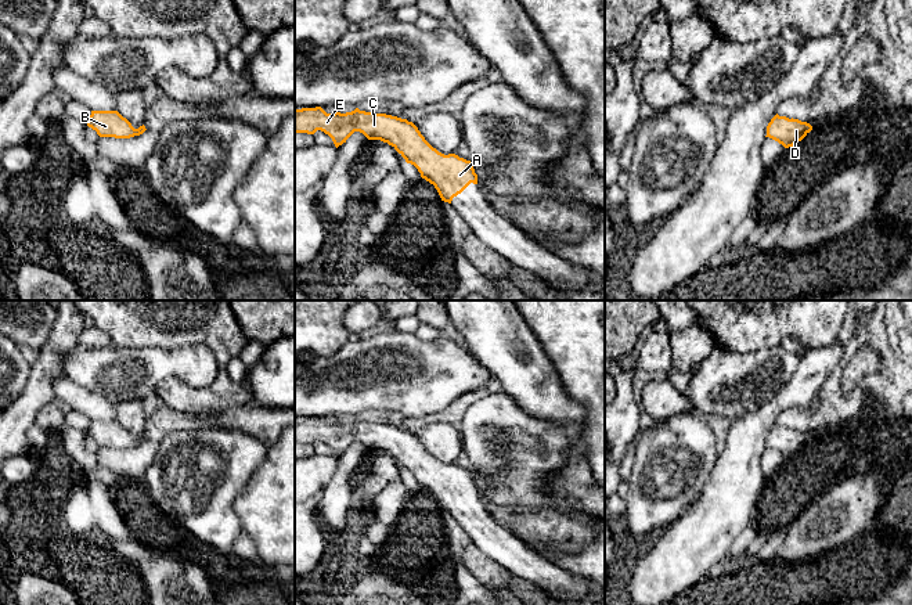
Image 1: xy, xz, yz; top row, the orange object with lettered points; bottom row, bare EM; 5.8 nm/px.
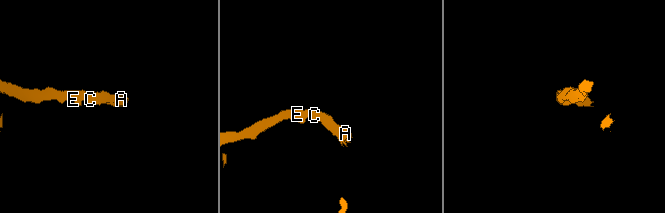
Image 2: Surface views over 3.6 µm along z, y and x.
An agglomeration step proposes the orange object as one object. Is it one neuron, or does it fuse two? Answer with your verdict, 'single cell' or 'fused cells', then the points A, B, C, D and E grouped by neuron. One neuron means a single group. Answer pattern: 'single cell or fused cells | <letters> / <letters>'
fused cells | A D / B C E

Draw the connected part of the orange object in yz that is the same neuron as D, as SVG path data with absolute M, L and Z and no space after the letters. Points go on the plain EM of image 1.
M778 424L774 428L779 428L781 432L778 435L779 444L778 446L765 446L769 447L785 458L793 457L796 453L801 451L811 440L812 436L807 432L801 432L799 429L789 429L786 426L779 426Z

